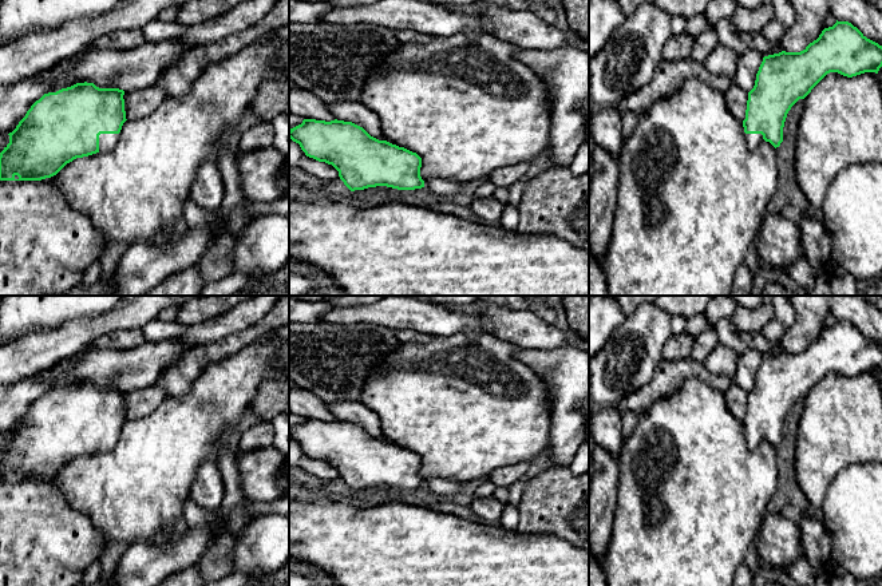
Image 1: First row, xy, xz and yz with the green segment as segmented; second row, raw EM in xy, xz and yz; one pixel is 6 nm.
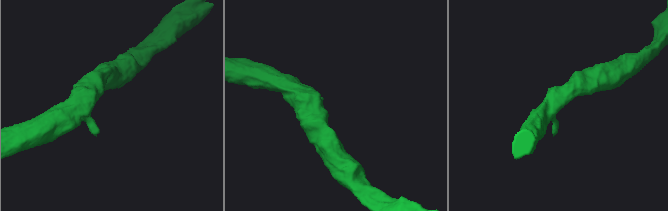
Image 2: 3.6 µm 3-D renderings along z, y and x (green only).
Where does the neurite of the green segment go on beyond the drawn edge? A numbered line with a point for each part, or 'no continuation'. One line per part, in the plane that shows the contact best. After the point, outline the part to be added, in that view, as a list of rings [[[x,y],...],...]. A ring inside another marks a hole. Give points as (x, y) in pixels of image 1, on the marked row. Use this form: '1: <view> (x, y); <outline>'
1: xy (106, 141); [[[100,134],[99,135],[99,151],[104,153],[111,150],[118,142],[119,134]]]

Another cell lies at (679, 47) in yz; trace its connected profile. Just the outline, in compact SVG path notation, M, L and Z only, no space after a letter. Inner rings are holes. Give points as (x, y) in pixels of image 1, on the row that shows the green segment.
M687 32L671 36L664 45L664 60L675 62L689 58L693 44L695 37Z

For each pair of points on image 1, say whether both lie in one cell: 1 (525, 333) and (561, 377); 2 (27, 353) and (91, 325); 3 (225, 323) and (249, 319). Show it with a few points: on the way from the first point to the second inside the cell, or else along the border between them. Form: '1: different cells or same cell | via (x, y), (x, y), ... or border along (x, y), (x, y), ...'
1: different cells | border along (566, 344), (552, 349), (518, 348)
2: same cell | via (43, 351), (75, 336)
3: same cell | via (230, 323), (244, 319)

